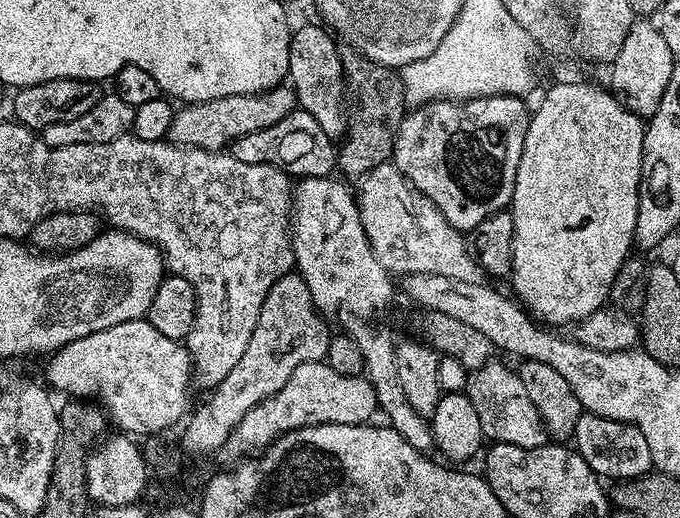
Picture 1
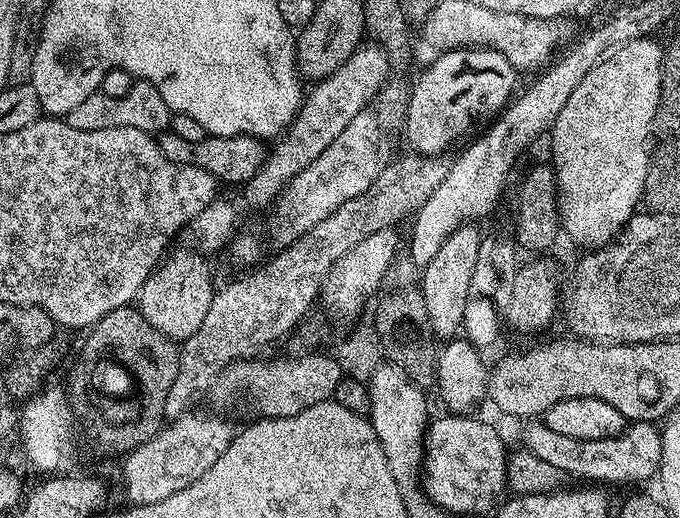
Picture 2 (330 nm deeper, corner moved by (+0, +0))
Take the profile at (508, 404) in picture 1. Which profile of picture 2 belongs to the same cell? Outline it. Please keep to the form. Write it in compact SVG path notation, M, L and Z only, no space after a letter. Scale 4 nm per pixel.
M532 422L523 429L522 444L527 451L538 454L538 458L542 458L542 462L550 462L550 466L558 466L558 470L562 470L569 477L581 476L584 479L581 481L584 482L606 480L614 484L640 484L643 480L650 479L651 476L653 479L660 471L660 459L662 458L660 434L661 429L655 423L632 422L627 425L621 436L598 438L597 440L575 440L566 438L566 434L555 433L554 430L550 430L550 426L546 426L542 422Z

